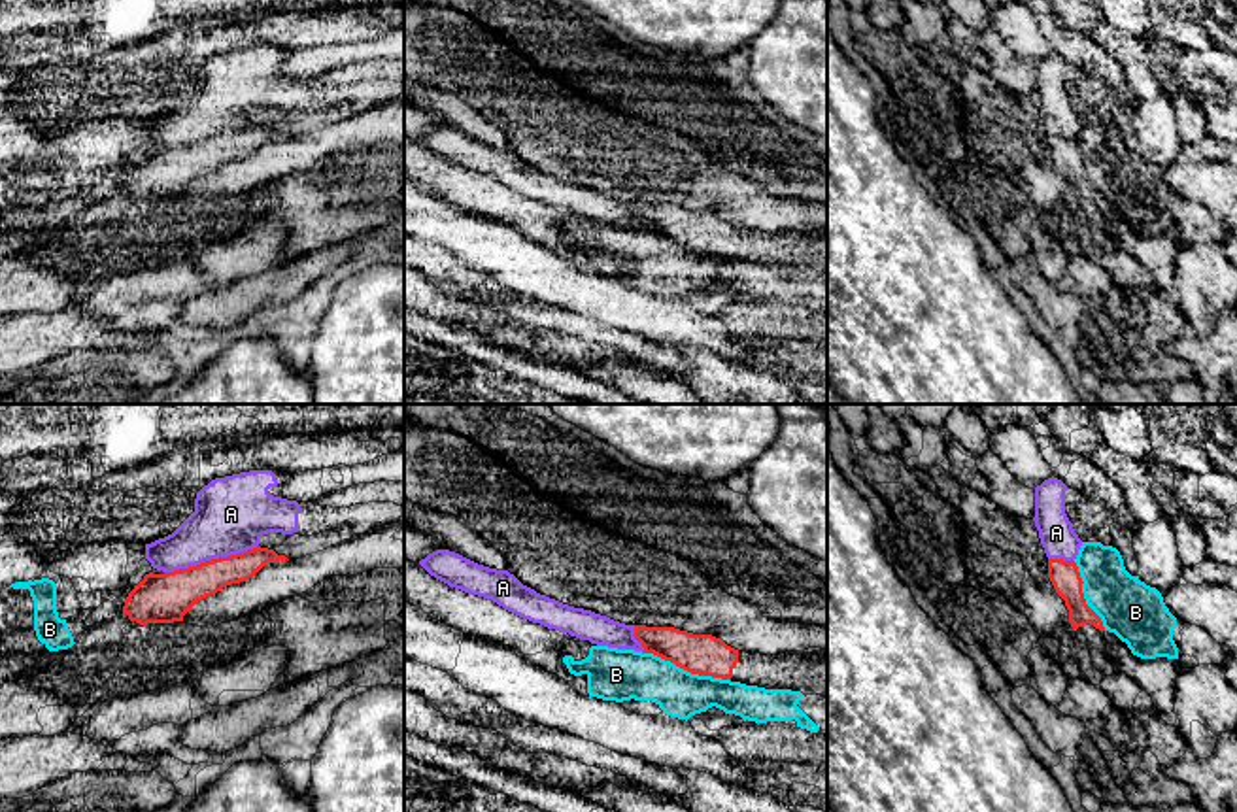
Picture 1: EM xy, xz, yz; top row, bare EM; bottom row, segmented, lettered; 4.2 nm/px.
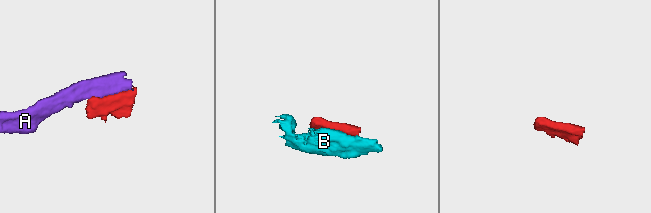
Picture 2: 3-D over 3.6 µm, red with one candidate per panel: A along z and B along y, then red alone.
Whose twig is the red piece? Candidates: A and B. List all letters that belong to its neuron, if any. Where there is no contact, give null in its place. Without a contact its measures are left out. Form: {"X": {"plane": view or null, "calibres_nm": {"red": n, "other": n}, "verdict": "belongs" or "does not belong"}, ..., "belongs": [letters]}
{"A": {"plane": "xy", "calibres_nm": {"red": 220, "other": 320}, "verdict": "does not belong"}, "B": {"plane": "xz", "calibres_nm": {"red": 180, "other": 220}, "verdict": "does not belong"}, "belongs": []}

